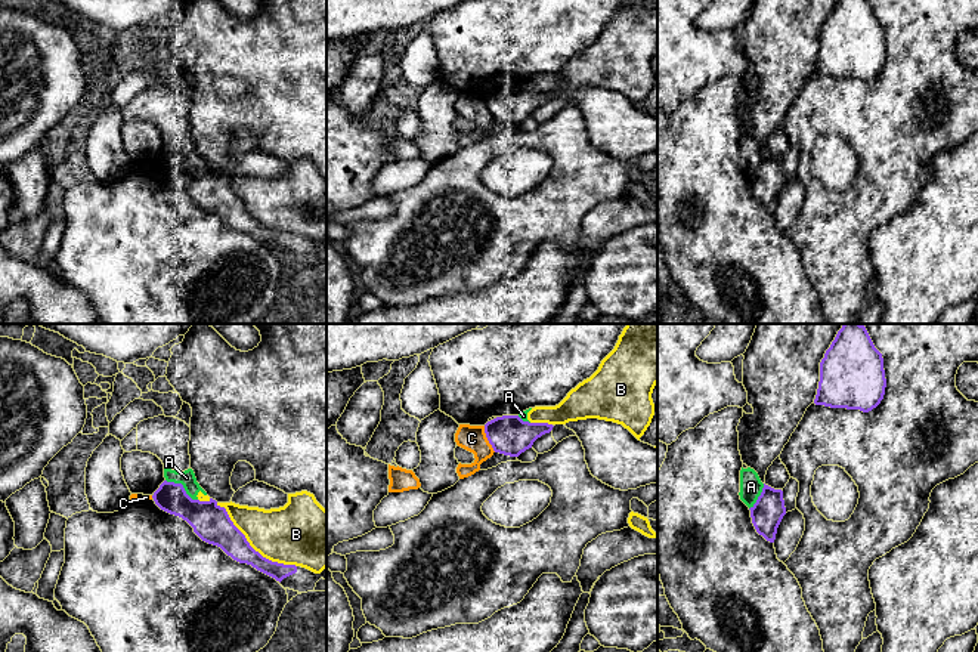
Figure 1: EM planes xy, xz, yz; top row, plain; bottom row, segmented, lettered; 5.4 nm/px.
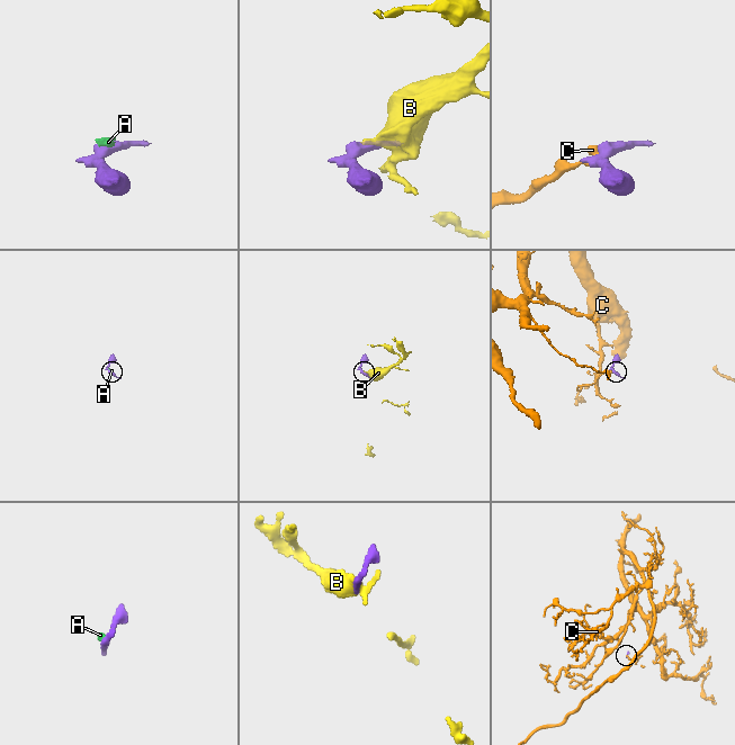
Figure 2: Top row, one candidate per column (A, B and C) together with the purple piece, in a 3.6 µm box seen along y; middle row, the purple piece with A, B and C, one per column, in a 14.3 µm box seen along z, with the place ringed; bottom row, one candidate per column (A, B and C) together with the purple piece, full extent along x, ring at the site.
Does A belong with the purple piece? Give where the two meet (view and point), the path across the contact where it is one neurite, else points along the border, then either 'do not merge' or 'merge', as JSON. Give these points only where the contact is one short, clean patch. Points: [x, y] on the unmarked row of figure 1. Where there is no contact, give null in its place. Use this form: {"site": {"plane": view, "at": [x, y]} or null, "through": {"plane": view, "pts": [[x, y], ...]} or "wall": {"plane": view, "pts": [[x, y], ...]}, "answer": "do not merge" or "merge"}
{"site": {"plane": "xy", "at": [182, 155]}, "answer": "do not merge"}

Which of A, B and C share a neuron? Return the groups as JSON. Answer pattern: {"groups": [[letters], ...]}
{"groups": [["A", "B"], ["C"]]}

